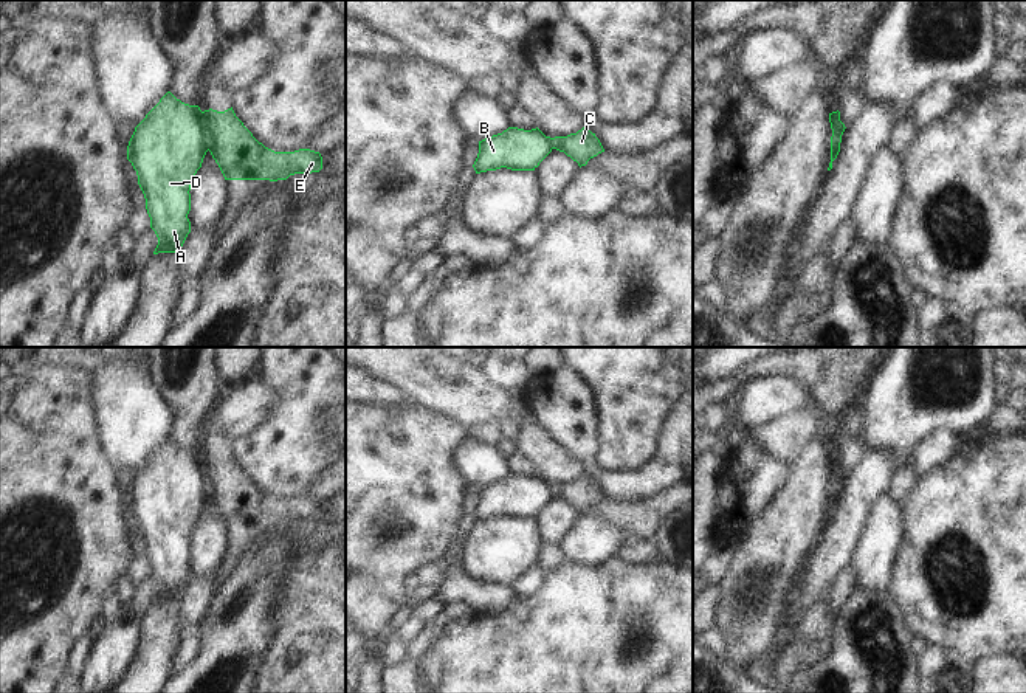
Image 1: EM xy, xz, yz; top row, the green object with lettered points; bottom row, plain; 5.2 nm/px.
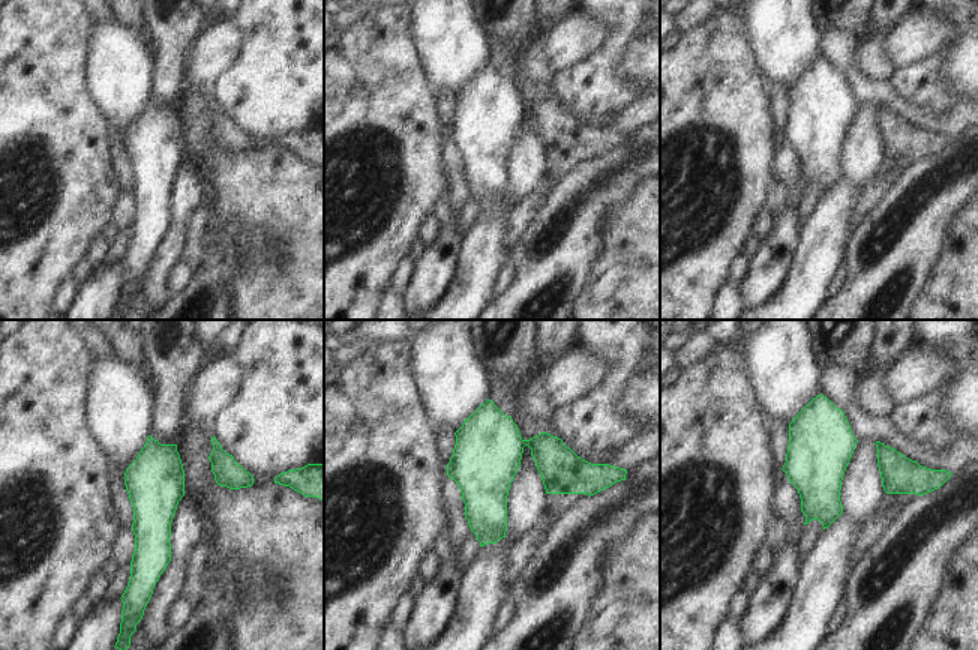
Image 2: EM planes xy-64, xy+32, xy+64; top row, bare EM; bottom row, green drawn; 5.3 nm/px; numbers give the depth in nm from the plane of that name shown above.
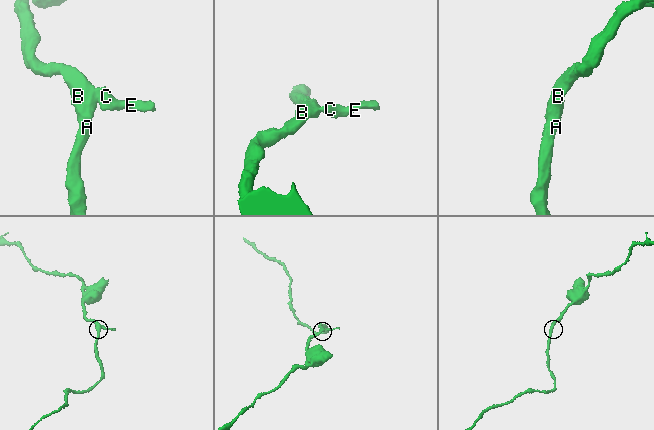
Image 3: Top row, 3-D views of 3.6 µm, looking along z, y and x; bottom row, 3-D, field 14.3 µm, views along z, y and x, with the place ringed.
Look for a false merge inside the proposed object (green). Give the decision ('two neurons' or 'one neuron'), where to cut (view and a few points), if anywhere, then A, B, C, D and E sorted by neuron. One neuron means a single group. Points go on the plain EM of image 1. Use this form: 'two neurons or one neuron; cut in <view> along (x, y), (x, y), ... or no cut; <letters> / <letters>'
two neurons; cut in xy along (200, 458), (205, 492), (210, 496); A B D / C E

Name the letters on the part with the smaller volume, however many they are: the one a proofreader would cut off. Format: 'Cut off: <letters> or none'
Cut off: C, E

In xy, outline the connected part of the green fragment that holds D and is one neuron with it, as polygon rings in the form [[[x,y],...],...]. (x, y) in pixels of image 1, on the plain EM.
[[[167,439],[135,474],[127,493],[158,584],[153,602],[178,600],[191,580],[189,538],[209,498],[200,459]]]

